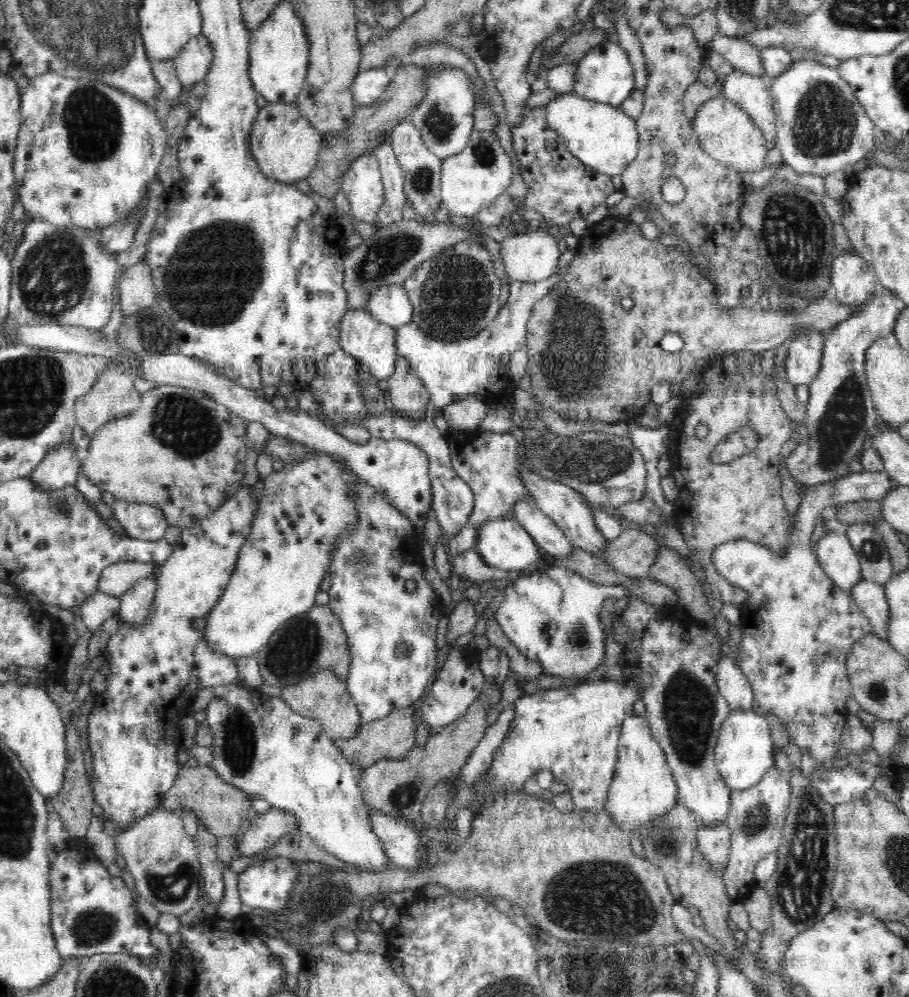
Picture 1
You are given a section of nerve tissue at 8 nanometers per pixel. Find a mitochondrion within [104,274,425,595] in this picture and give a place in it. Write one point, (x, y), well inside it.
(181, 423)

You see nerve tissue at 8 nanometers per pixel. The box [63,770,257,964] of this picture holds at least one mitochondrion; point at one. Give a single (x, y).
(169, 885)

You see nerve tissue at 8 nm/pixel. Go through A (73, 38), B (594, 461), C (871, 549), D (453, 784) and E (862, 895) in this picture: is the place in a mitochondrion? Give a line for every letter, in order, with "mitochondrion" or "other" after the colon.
A: mitochondrion
B: mitochondrion
C: mitochondrion
D: other
E: other

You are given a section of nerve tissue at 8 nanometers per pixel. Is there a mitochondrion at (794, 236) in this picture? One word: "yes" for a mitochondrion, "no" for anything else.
yes

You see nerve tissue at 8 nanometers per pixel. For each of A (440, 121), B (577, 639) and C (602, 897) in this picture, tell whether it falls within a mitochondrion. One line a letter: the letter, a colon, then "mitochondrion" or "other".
A: mitochondrion
B: mitochondrion
C: mitochondrion

